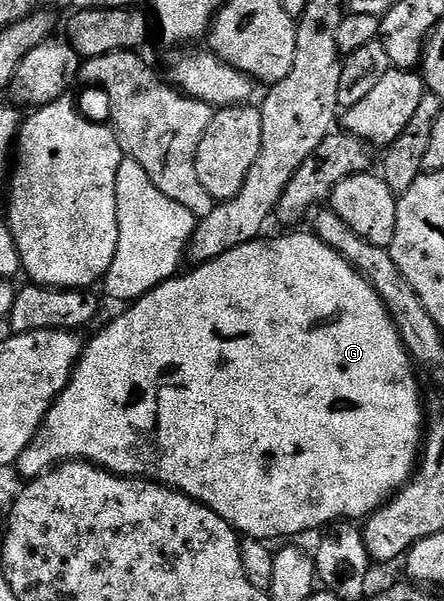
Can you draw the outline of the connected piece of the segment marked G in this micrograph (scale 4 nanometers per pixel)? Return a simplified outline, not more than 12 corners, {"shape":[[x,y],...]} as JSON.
{"shape":[[308,231],[87,340],[17,459],[274,542],[361,522],[427,412]]}

